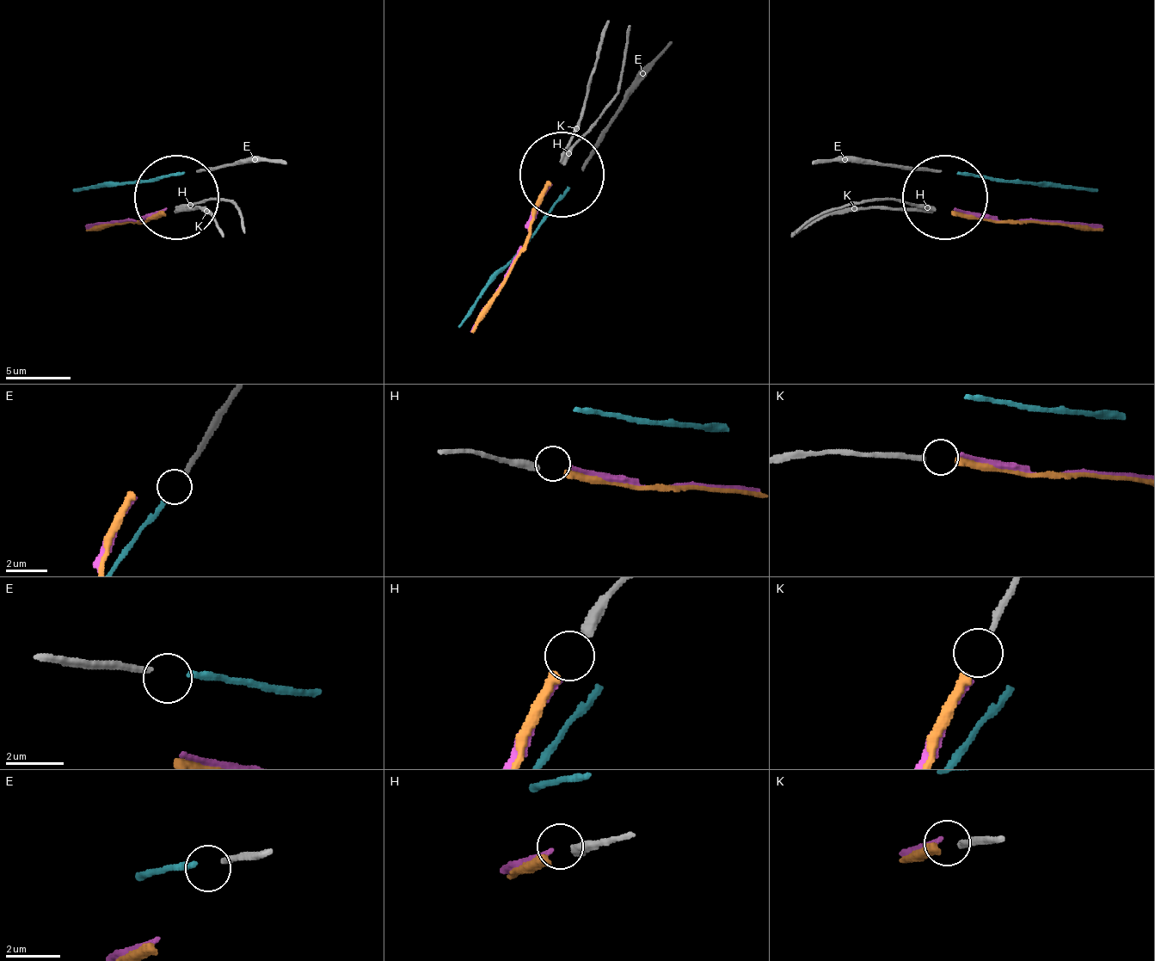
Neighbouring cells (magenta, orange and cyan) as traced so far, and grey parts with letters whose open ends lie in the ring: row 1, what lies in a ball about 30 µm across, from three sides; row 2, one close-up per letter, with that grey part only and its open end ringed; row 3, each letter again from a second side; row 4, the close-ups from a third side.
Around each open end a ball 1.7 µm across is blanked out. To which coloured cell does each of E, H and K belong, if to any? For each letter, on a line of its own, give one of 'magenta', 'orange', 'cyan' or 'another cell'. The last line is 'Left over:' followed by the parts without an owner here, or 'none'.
E: another cell
H: magenta
K: orange
Left over: E

